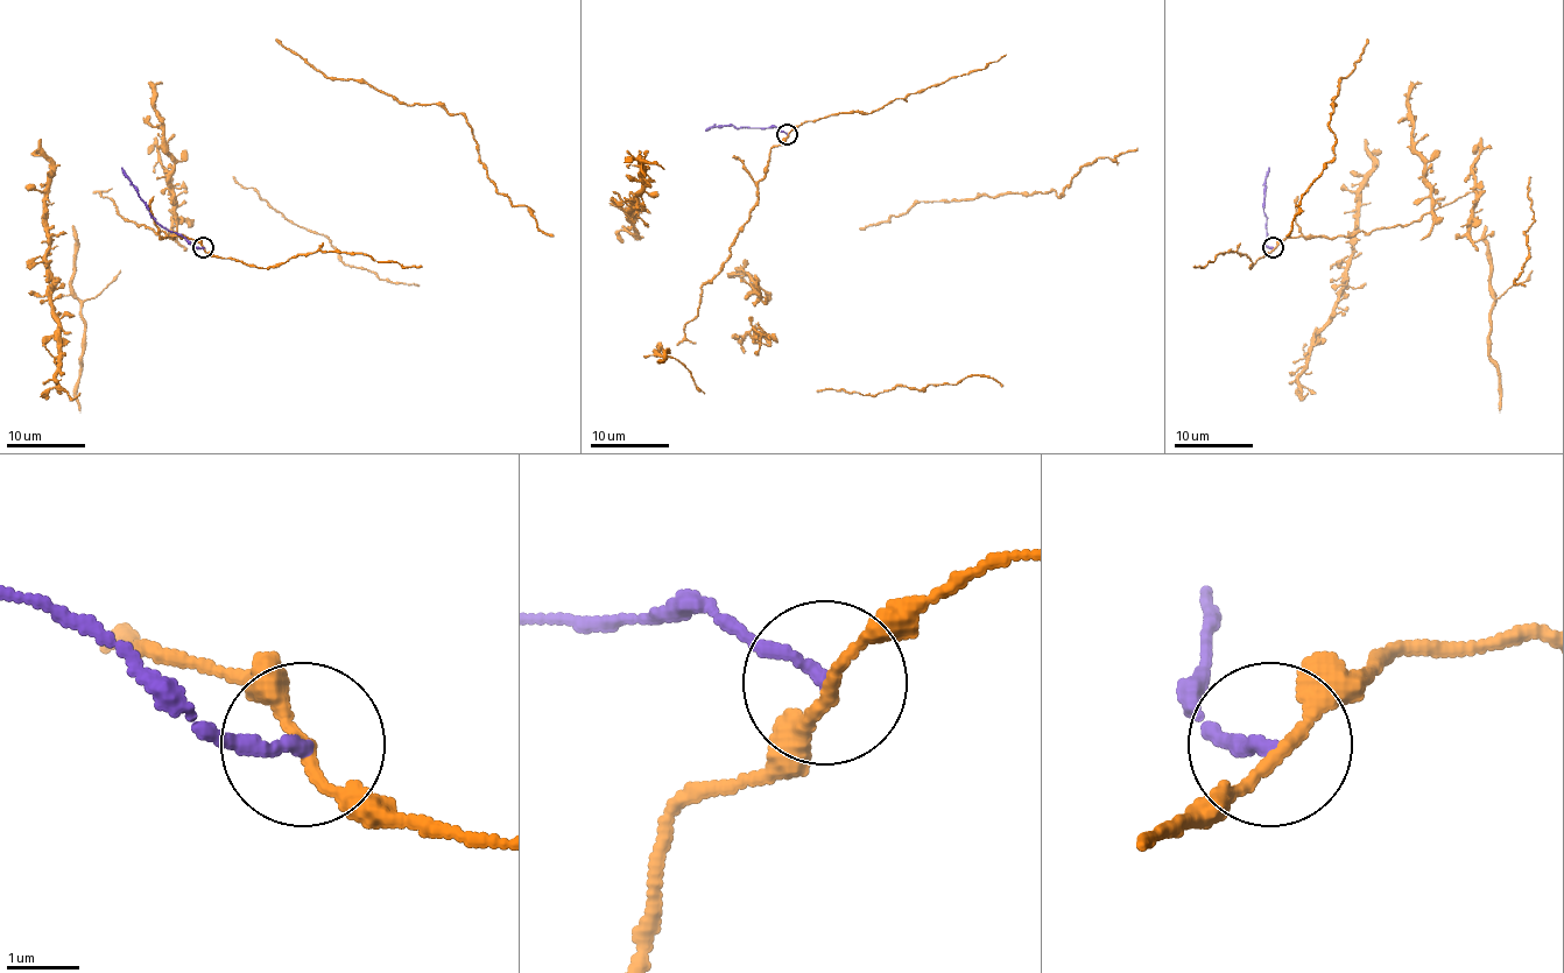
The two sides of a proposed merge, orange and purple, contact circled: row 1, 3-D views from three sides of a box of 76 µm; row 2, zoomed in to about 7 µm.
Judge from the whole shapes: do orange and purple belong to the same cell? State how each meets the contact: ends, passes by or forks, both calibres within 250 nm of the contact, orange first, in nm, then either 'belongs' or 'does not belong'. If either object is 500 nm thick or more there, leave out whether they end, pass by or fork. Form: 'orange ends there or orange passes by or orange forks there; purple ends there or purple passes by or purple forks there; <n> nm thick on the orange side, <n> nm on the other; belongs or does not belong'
orange passes by; purple ends there; 180 nm thick on the orange side, 190 nm on the other; does not belong

